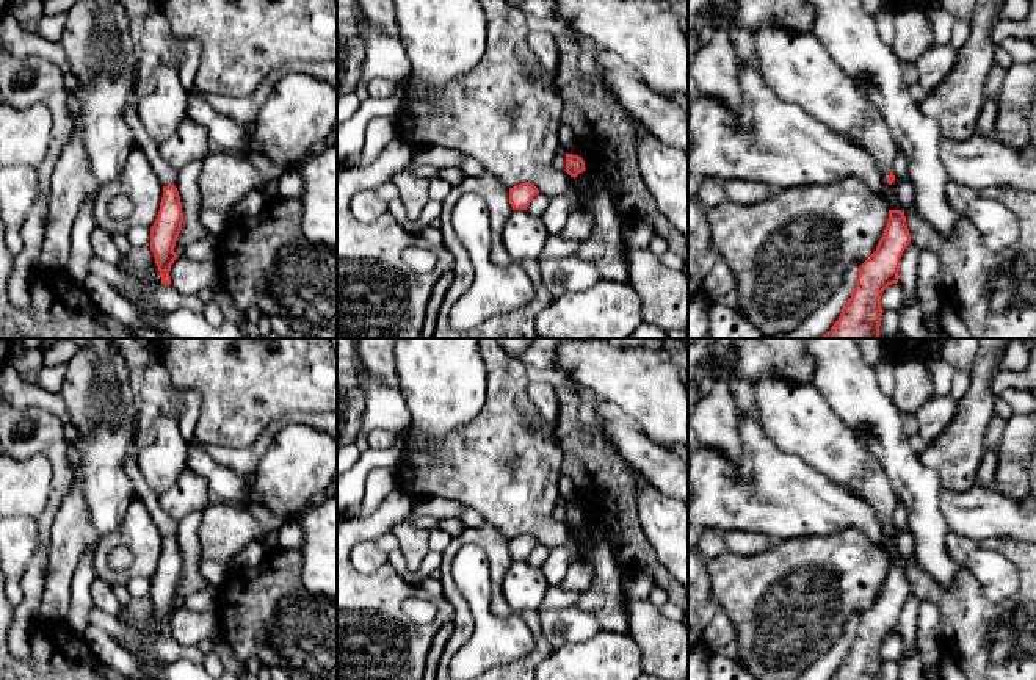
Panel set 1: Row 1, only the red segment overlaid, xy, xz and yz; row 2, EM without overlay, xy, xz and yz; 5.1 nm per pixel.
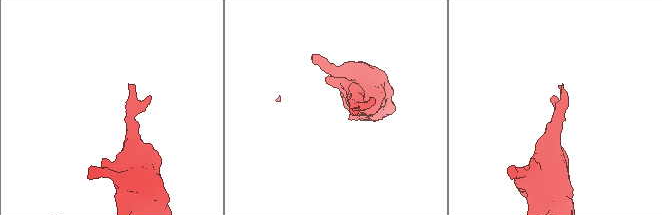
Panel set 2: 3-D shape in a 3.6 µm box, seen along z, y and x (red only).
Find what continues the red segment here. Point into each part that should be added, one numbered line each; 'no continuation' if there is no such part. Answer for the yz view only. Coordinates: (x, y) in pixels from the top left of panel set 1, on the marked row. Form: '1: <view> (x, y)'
1: yz (800, 71)

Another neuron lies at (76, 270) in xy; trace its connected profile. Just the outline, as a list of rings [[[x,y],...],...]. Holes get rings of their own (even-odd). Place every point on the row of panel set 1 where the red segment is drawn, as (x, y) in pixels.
[[[91,191],[86,196],[72,227],[71,254],[66,266],[63,268],[63,273],[75,285],[83,285],[89,277],[88,265],[94,257],[91,235],[97,227],[94,219],[96,197],[97,191]]]

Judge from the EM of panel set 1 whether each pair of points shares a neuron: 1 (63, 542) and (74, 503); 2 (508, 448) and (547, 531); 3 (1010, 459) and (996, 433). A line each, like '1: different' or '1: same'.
1: same
2: same
3: different

